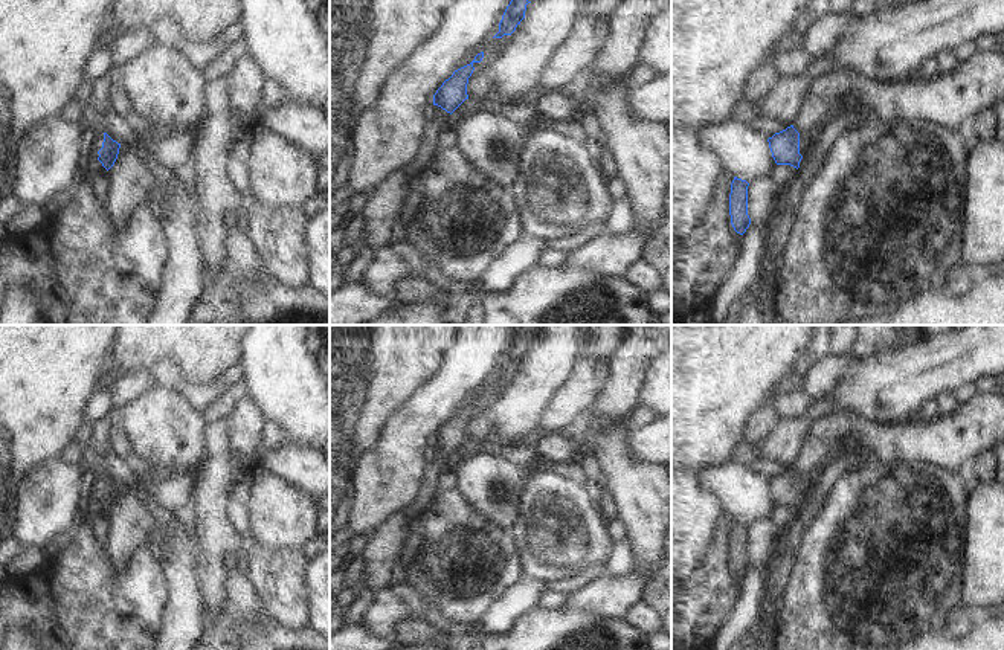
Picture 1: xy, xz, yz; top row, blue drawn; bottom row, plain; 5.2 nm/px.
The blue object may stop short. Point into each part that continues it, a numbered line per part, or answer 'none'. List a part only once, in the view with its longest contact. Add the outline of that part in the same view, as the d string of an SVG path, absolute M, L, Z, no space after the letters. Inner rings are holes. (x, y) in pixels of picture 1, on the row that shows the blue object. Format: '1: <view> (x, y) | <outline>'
1: xy (95, 139) | M93 131L88 134L87 156L92 159L99 157L98 151L102 148L104 133Z

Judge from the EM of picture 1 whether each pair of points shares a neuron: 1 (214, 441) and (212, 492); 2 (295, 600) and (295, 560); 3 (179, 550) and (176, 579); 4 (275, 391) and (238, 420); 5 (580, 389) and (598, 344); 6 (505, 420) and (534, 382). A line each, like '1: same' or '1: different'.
1: same
2: same
3: same
4: different
5: same
6: same

